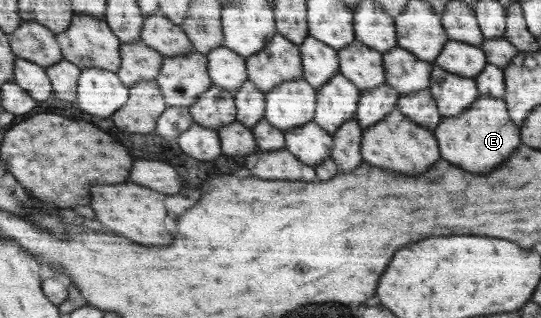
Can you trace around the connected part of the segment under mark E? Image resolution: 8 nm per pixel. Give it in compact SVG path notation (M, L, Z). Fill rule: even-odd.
M480 96L474 104L458 117L445 118L435 128L435 134L439 134L439 146L443 146L443 160L455 166L463 166L463 170L487 174L507 162L517 146L521 146L521 130L509 120L506 101Z

